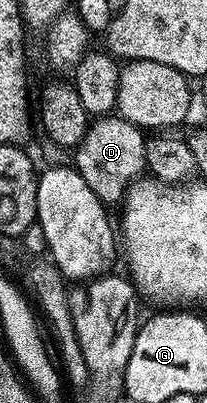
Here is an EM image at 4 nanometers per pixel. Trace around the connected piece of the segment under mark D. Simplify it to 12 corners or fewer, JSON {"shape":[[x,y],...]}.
{"shape":[[116,113],[89,122],[74,167],[101,203],[145,174],[145,132]]}

